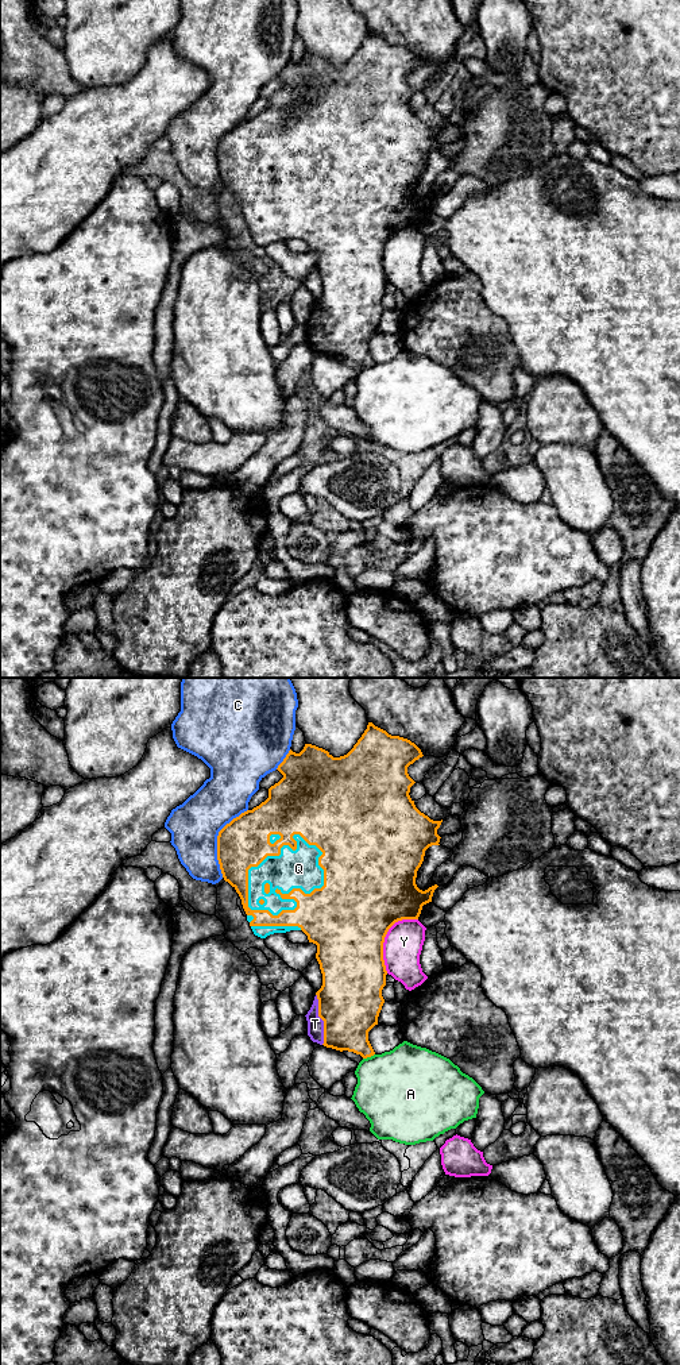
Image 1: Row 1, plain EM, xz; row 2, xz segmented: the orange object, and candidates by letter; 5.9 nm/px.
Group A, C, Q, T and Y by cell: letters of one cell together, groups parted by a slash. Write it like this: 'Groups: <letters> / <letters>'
Groups: A / C / Q T / Y

